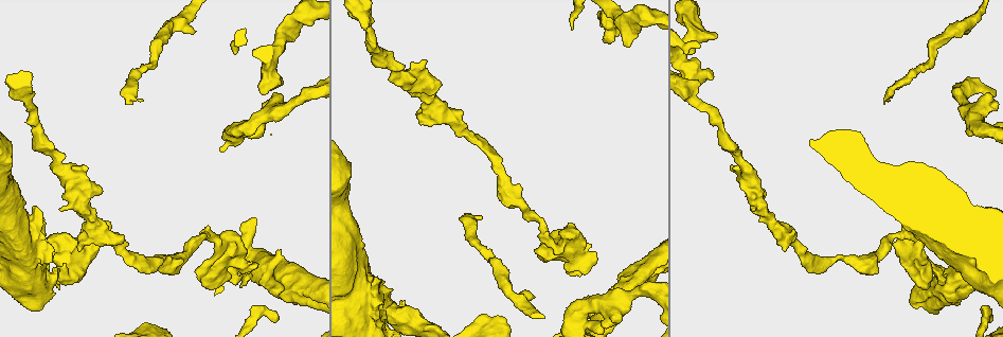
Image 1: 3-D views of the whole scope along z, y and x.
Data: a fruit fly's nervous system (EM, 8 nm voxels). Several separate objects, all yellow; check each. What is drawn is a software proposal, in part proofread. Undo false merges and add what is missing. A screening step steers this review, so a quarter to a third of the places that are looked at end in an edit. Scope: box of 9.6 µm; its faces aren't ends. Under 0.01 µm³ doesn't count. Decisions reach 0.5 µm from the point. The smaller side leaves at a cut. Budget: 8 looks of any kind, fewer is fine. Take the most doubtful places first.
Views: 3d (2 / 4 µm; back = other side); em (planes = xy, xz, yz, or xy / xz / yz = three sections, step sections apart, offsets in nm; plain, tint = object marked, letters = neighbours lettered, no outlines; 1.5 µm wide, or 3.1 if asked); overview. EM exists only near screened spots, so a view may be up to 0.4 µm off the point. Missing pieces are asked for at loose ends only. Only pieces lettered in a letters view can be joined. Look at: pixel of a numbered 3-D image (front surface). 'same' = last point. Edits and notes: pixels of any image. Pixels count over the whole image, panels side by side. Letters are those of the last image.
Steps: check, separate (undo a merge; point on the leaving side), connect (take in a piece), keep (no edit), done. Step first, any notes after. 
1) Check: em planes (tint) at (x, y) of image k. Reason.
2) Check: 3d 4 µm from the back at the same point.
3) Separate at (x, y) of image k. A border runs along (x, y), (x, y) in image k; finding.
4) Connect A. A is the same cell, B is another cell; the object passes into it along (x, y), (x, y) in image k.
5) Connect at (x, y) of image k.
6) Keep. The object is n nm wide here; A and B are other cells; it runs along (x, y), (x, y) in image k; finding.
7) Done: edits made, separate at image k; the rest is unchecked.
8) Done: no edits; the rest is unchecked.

Check: em planes (letters) at (231, 45) of image 1. End of a long branch.

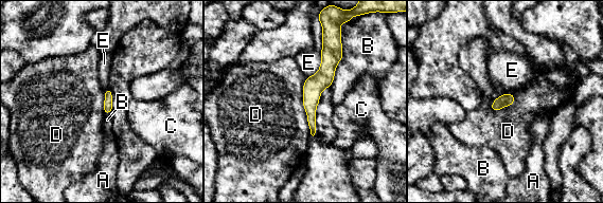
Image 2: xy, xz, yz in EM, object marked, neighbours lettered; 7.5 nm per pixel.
Keep. The object is 100 nm wide here; A, B, C, D and E are other cells; it runs along (327, 36), (313, 130) in image 2; no lettered piece goes on from it.

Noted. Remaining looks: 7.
Check: em yz step 8 (letters) at (302, 302) of image 1. An open end.

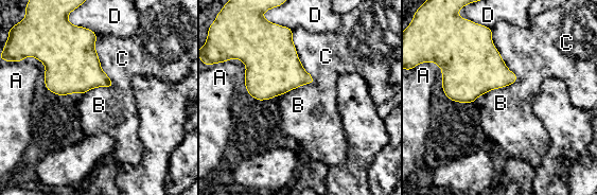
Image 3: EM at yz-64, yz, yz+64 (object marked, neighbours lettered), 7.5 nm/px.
Keep. A, B, C and D are other cells; no lettered piece goes on from it.

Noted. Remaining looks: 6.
Check: em yz step 8 (tint) at (928, 288) of image 1. Stops while still wide.

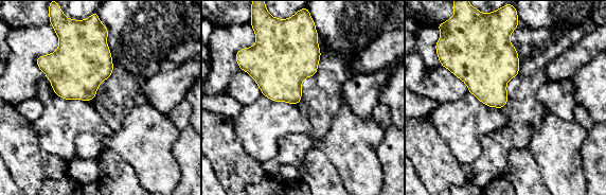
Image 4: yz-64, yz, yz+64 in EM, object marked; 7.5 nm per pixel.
Check: em planes (letters) at the same point.

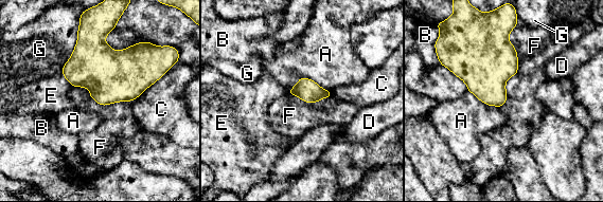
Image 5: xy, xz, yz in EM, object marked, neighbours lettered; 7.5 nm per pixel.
Keep. A, B, C, D, E, F and G are other cells; none of them fits.

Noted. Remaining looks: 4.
Done: no edits; the rest is unchecked.

